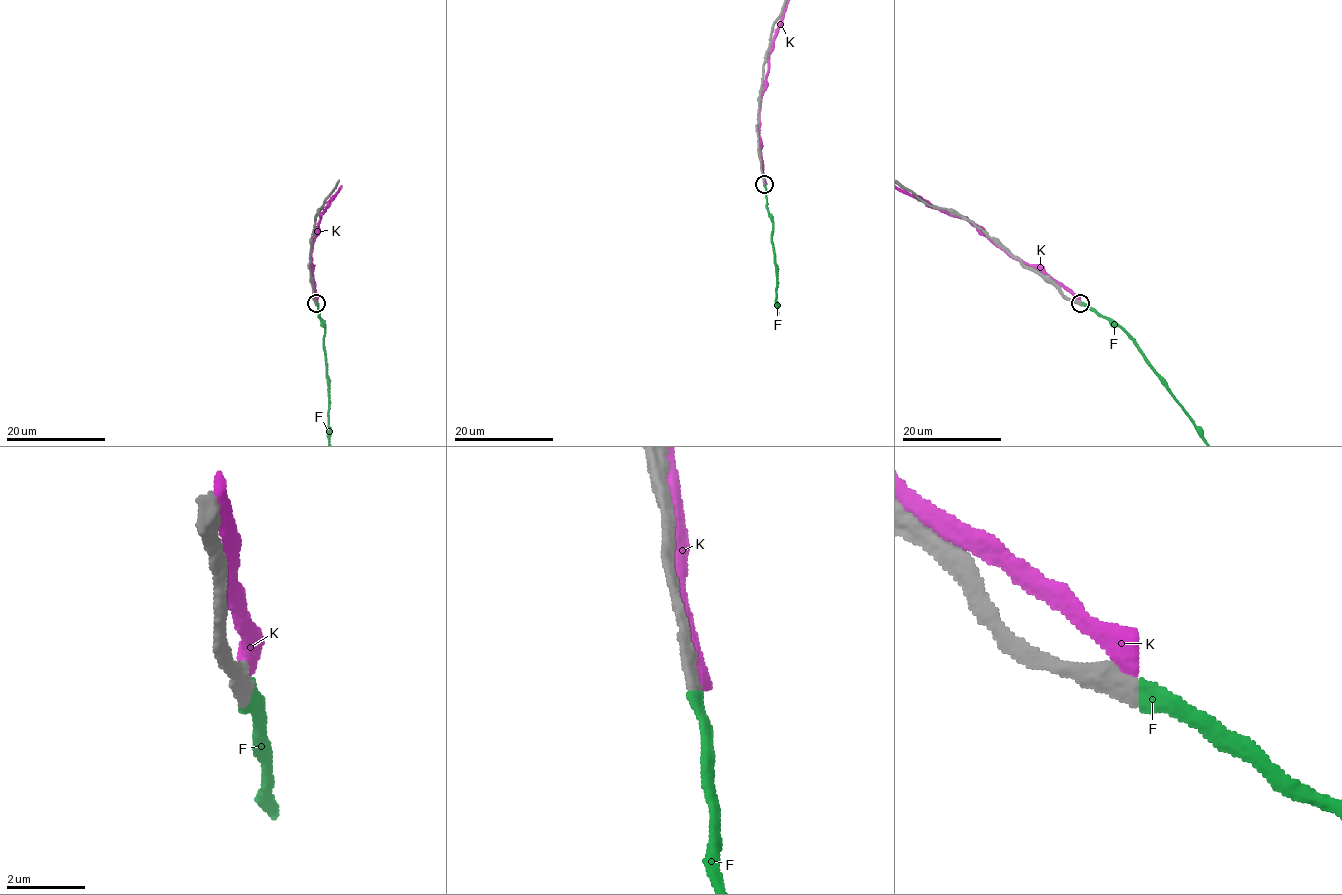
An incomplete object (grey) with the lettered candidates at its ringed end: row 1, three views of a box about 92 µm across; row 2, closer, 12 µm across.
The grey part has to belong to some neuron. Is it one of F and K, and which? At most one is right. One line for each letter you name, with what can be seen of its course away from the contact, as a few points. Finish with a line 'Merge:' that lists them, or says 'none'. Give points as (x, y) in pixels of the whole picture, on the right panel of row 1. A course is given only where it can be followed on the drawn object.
Merge: F

